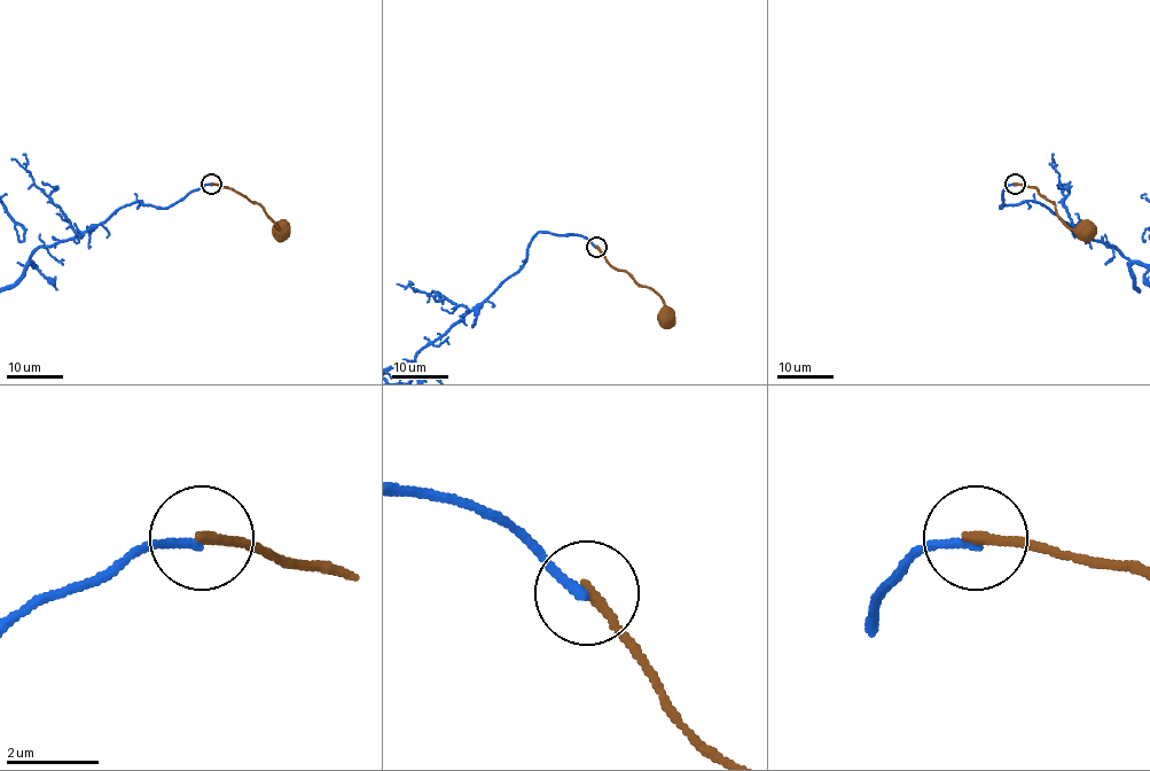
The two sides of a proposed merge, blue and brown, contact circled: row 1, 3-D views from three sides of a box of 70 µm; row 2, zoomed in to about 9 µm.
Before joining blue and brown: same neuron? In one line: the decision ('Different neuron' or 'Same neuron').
Different neuron

